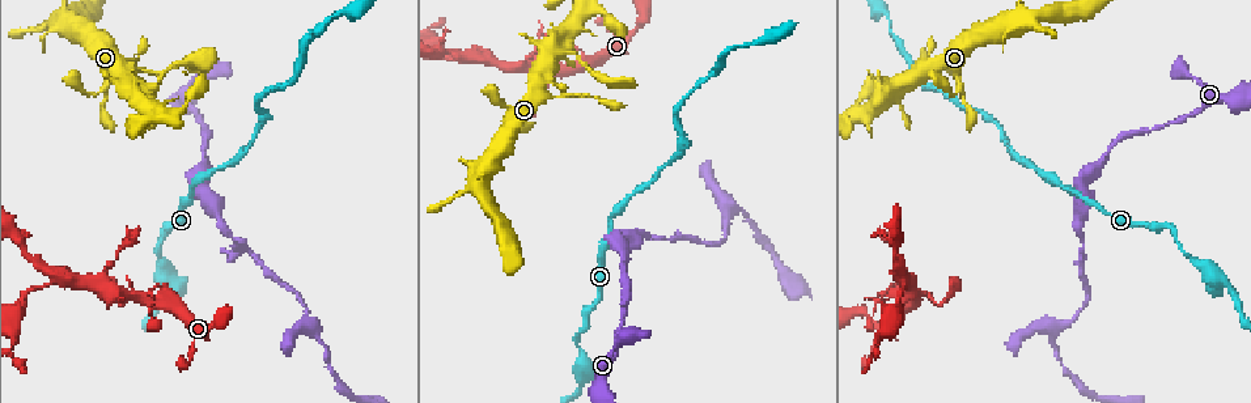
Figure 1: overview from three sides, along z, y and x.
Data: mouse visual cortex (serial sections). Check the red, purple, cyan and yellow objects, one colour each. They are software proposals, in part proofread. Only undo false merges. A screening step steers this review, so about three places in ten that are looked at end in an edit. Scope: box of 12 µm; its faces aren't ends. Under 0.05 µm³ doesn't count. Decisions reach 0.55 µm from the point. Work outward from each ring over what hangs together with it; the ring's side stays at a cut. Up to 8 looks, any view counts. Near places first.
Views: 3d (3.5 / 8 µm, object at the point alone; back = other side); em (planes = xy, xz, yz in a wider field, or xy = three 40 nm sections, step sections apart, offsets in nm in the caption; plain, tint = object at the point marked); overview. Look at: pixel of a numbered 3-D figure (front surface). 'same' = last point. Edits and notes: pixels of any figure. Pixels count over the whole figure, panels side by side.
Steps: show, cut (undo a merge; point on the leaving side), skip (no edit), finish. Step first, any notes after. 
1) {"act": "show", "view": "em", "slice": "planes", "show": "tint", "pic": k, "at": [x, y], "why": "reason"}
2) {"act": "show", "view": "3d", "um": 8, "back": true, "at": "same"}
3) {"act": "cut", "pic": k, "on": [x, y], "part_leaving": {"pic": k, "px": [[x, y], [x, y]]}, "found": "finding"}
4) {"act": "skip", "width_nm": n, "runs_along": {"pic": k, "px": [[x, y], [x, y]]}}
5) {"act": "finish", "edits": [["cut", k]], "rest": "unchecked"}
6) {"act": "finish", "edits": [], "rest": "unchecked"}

{"act": "show", "view": "3d", "um": 3.5, "pic": 1, "at": [167, 271], "why": "a fork"}

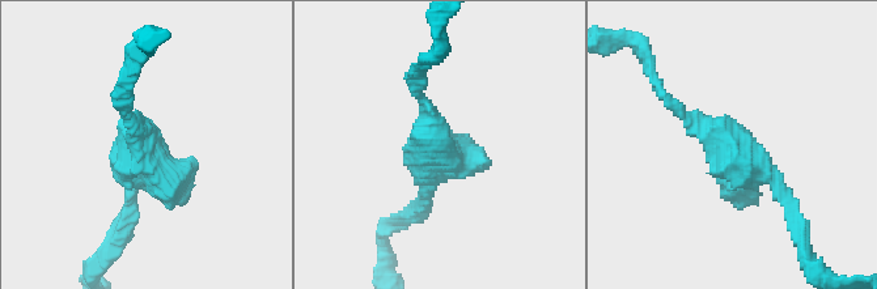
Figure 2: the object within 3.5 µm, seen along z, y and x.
{"act": "show", "view": "em", "slice": "xy", "step": 3, "show": "tint", "pic": 2, "at": [138, 143]}

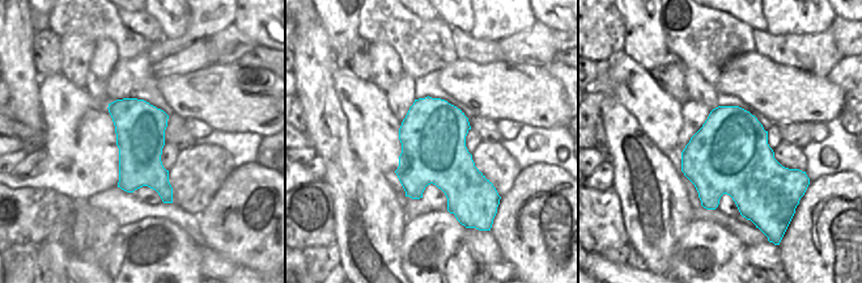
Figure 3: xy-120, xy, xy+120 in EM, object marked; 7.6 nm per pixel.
{"act": "skip", "runs_along": {"pic": 2, "px": [[681, 111], [771, 175], [799, 224]]}, "found": "all the same cell"}

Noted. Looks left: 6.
{"act": "show", "view": "3d", "um": 8, "pic": 1, "at": [1084, 251], "why": "calibre changes"}

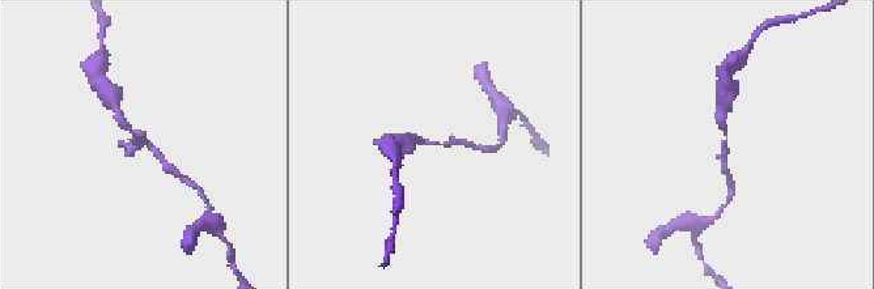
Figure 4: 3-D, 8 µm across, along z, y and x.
{"act": "show", "view": "3d", "um": 3.5, "pic": 4, "at": [144, 140]}

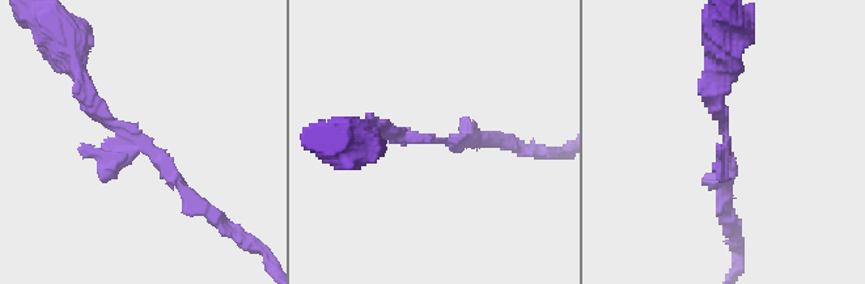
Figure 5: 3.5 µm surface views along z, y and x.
{"act": "show", "view": "em", "slice": "xy", "step": 2, "show": "tint", "pic": 5, "at": [145, 144]}

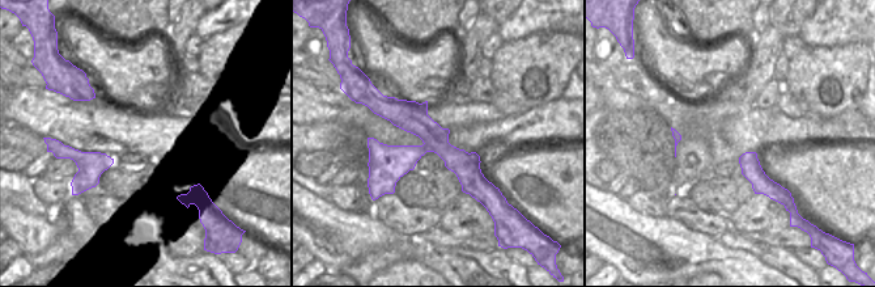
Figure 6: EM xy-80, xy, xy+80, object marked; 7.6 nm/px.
{"act": "skip", "runs_along": {"pic": 5, "px": [[80, 93], [206, 210]]}, "found": "one cell here"}

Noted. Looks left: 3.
{"act": "show", "view": "3d", "um": 8, "back": true, "pic": 1, "at": [915, 300], "why": "three-way junction"}

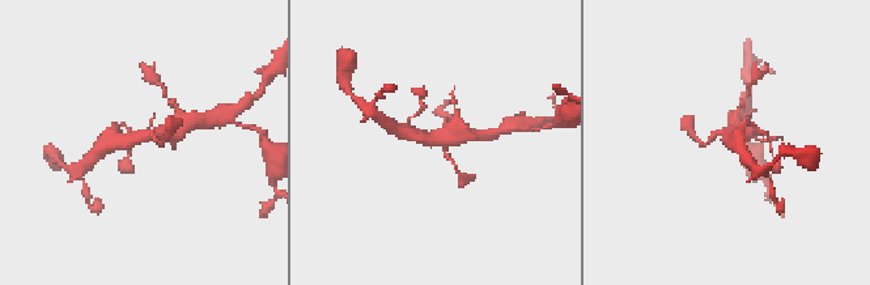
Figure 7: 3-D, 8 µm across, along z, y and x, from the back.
{"act": "show", "view": "3d", "um": 3.5, "pic": 7, "at": [725, 133], "why": "closer look"}

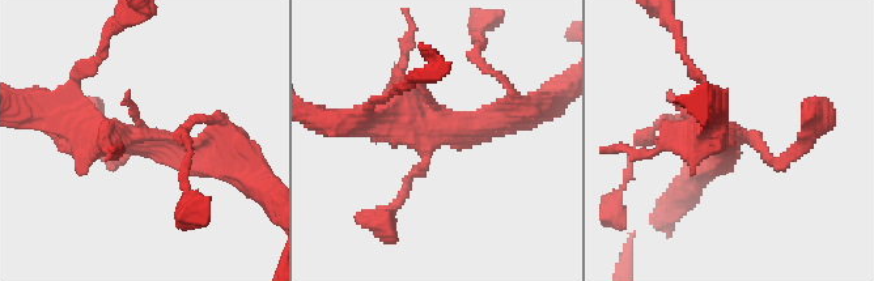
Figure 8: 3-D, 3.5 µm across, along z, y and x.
{"act": "show", "view": "em", "slice": "xy", "step": 2, "show": "tint", "pic": 8, "at": [424, 136]}

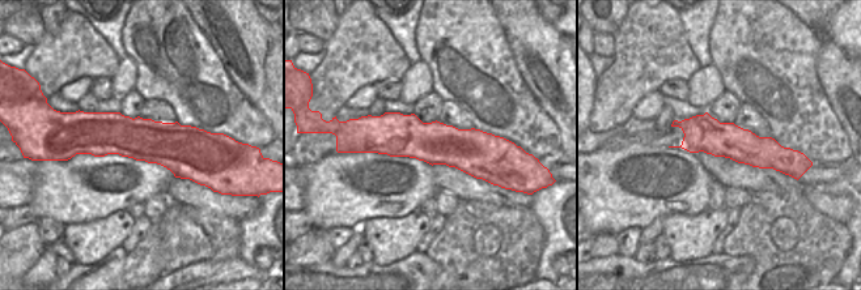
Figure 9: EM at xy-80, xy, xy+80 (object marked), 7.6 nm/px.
{"act": "skip", "runs_along": {"pic": 9, "px": [[363, 135], [406, 135], [499, 156]]}, "found": "one cell here"}

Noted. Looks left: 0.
{"act": "finish", "edits": [], "rest": "unchecked"}

